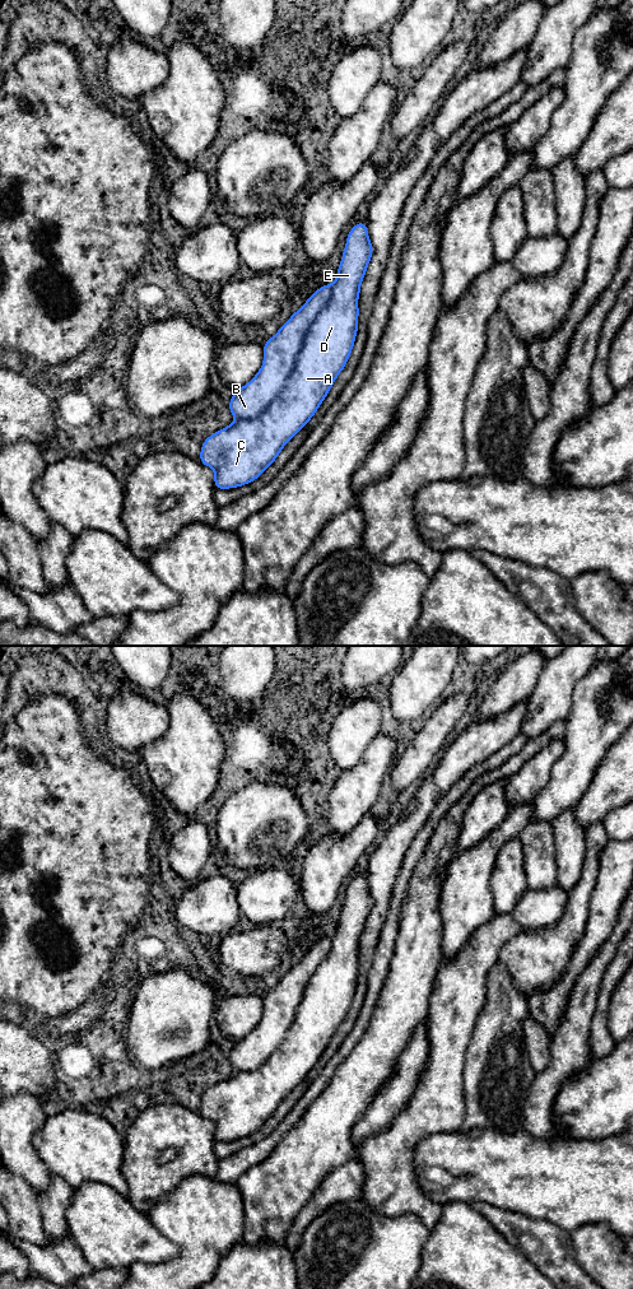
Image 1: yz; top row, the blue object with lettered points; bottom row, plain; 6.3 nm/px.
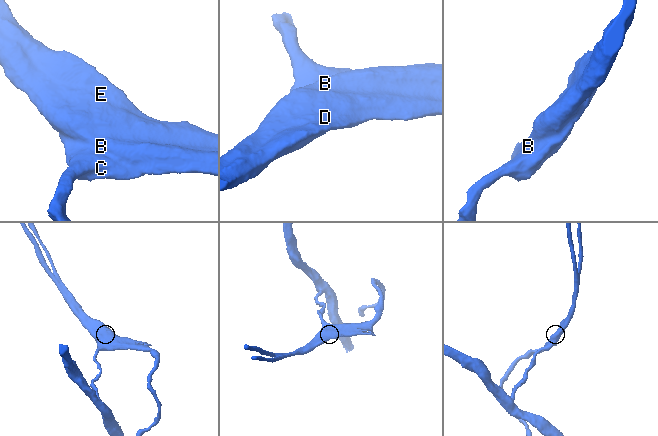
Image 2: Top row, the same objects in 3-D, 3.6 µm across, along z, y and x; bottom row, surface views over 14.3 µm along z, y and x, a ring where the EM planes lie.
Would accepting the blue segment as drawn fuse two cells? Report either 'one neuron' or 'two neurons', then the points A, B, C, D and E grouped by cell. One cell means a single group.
two neurons | A C D E / B

